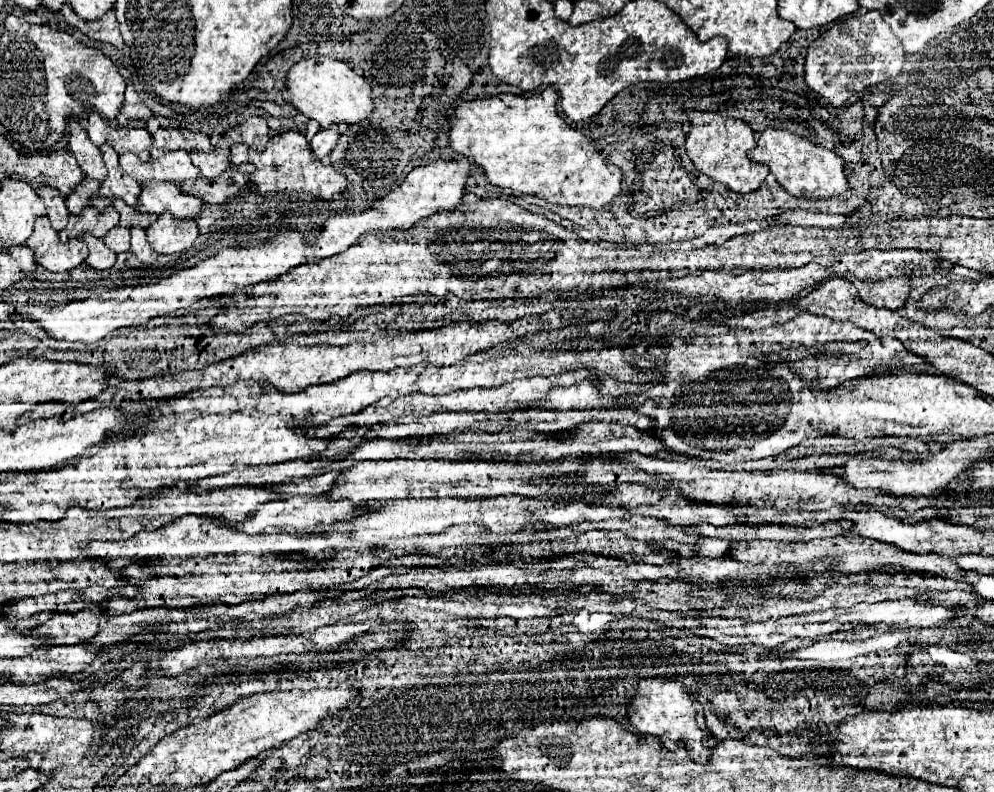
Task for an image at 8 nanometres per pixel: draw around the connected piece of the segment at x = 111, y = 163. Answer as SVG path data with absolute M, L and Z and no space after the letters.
M104 144L100 148L106 168L108 168L108 178L102 182L98 194L94 194L92 198L92 206L96 206L98 210L104 210L106 206L112 206L112 202L116 198L122 198L128 206L136 206L138 204L138 196L142 192L142 184L136 182L134 178L130 178L118 164L118 154L114 152L114 148L110 148L108 144Z

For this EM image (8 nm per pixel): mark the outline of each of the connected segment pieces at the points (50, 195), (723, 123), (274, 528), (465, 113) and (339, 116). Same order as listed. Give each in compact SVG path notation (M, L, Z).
M44 184L38 188L38 196L46 204L46 212L48 212L48 218L52 222L52 228L60 232L68 224L68 208L64 204L64 198L58 196L58 194L60 194L58 190L54 190L50 186L44 186Z
M688 110L692 130L686 138L686 152L694 162L696 170L710 176L714 182L724 184L732 192L752 192L760 188L768 176L768 166L754 164L748 158L748 150L754 148L754 132L752 128L736 118L724 118L718 112L701 112Z
M316 494L316 496L294 496L288 500L274 500L274 502L266 502L262 506L258 506L256 514L244 522L238 522L238 530L248 532L248 534L258 534L258 532L278 532L278 528L284 530L304 530L304 528L316 528L316 526L330 526L330 524L342 524L348 522L356 516L366 514L366 510L370 508L368 502L360 502L354 504L348 498L342 500L330 500L324 494Z
M548 86L546 90L532 96L498 94L492 98L462 102L454 112L450 112L450 146L458 154L474 158L474 162L484 170L488 182L494 186L510 188L518 194L534 194L562 206L602 208L620 194L622 170L614 164L608 164L594 148L590 138L570 128L558 116L557 97L556 90Z
M308 58L300 60L290 68L286 76L286 88L292 90L292 106L304 116L316 120L322 128L330 124L360 124L374 110L372 86L364 76L356 74L346 62L330 58Z

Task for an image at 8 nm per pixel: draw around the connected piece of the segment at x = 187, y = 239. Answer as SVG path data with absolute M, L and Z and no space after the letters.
M172 216L158 218L148 230L148 242L158 254L174 254L190 248L198 238L198 226L194 220L178 222Z

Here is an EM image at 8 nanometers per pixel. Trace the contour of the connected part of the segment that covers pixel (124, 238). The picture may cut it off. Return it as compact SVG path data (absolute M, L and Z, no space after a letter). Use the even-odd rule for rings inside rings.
M116 226L116 228L112 228L112 232L108 232L108 234L104 236L104 244L106 244L110 250L114 250L116 254L128 252L128 250L130 250L130 236L128 236L126 232L122 232L120 226Z

